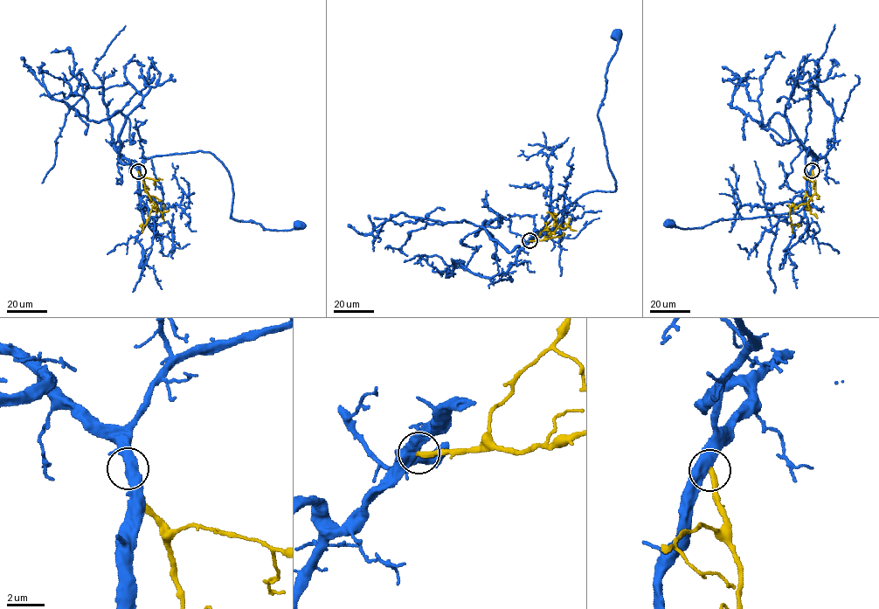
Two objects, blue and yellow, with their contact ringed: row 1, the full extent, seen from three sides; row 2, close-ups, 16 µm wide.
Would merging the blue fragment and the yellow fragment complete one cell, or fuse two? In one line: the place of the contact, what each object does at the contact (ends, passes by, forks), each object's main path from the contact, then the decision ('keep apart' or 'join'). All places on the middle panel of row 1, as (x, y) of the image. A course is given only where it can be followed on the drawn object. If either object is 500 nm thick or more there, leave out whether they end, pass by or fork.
(529, 240) | blue via (529, 240), (584, 195), (616, 190), (598, 115), (605, 97), (607, 65), (619, 40), (619, 33), (616, 34) | yellow via (529, 240), (550, 238), (557, 225), (555, 217), (550, 213), (555, 224) | keep apart

